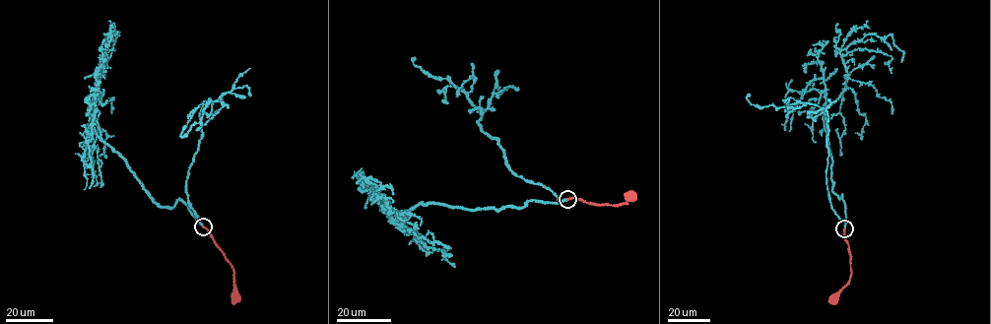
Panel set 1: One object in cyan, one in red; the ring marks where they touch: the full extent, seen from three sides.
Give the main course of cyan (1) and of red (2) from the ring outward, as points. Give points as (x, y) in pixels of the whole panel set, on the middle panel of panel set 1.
1: (567, 200), (532, 200), (498, 210), (422, 203), (398, 226), (375, 199), (423, 236), (428, 247)
2: (567, 199), (614, 206), (627, 203), (630, 195)

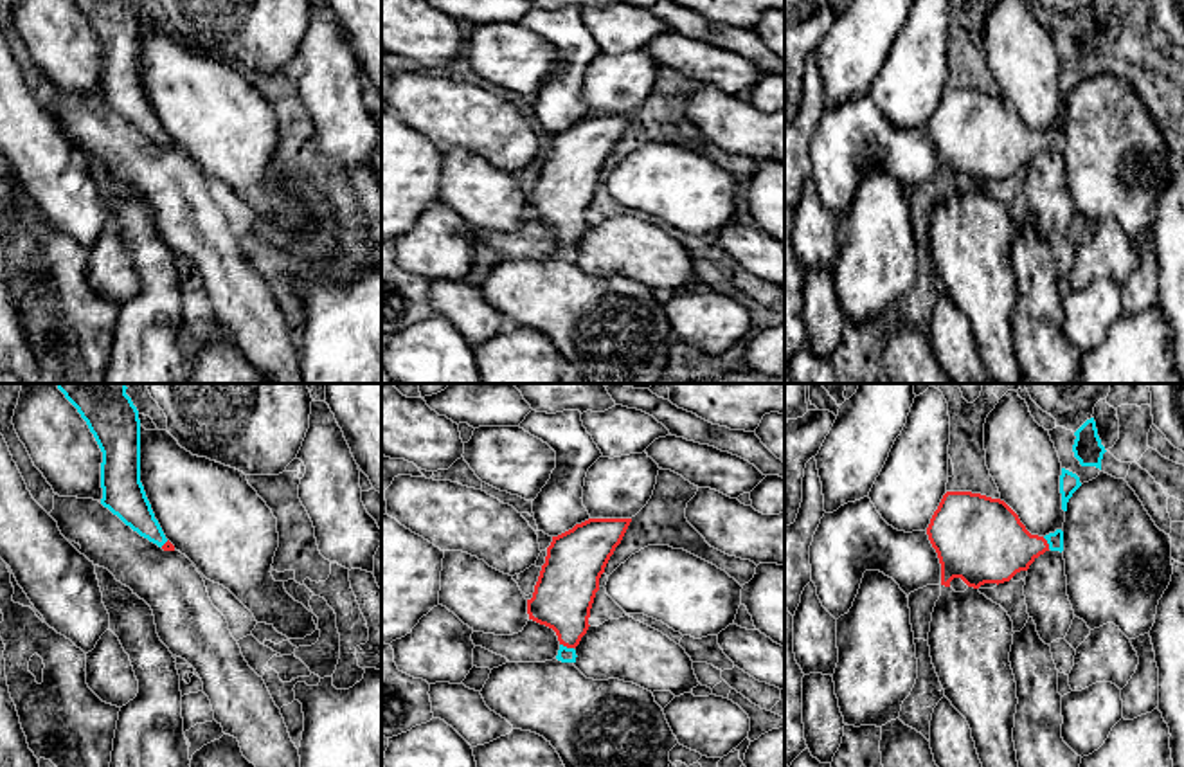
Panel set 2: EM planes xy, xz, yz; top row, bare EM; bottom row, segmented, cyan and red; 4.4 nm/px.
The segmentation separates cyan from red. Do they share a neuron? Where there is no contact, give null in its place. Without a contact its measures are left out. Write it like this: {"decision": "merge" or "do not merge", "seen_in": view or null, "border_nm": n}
{"decision": "merge", "seen_in": "xz", "border_nm": 70}

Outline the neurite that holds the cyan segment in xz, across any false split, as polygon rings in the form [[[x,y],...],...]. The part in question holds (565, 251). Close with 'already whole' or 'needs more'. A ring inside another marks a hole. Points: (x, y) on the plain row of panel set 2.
[[[588,115],[552,133],[533,194],[527,196],[527,211],[556,229],[558,257],[576,259],[574,245],[590,223],[599,175],[630,119],[632,115]]]; needs more

